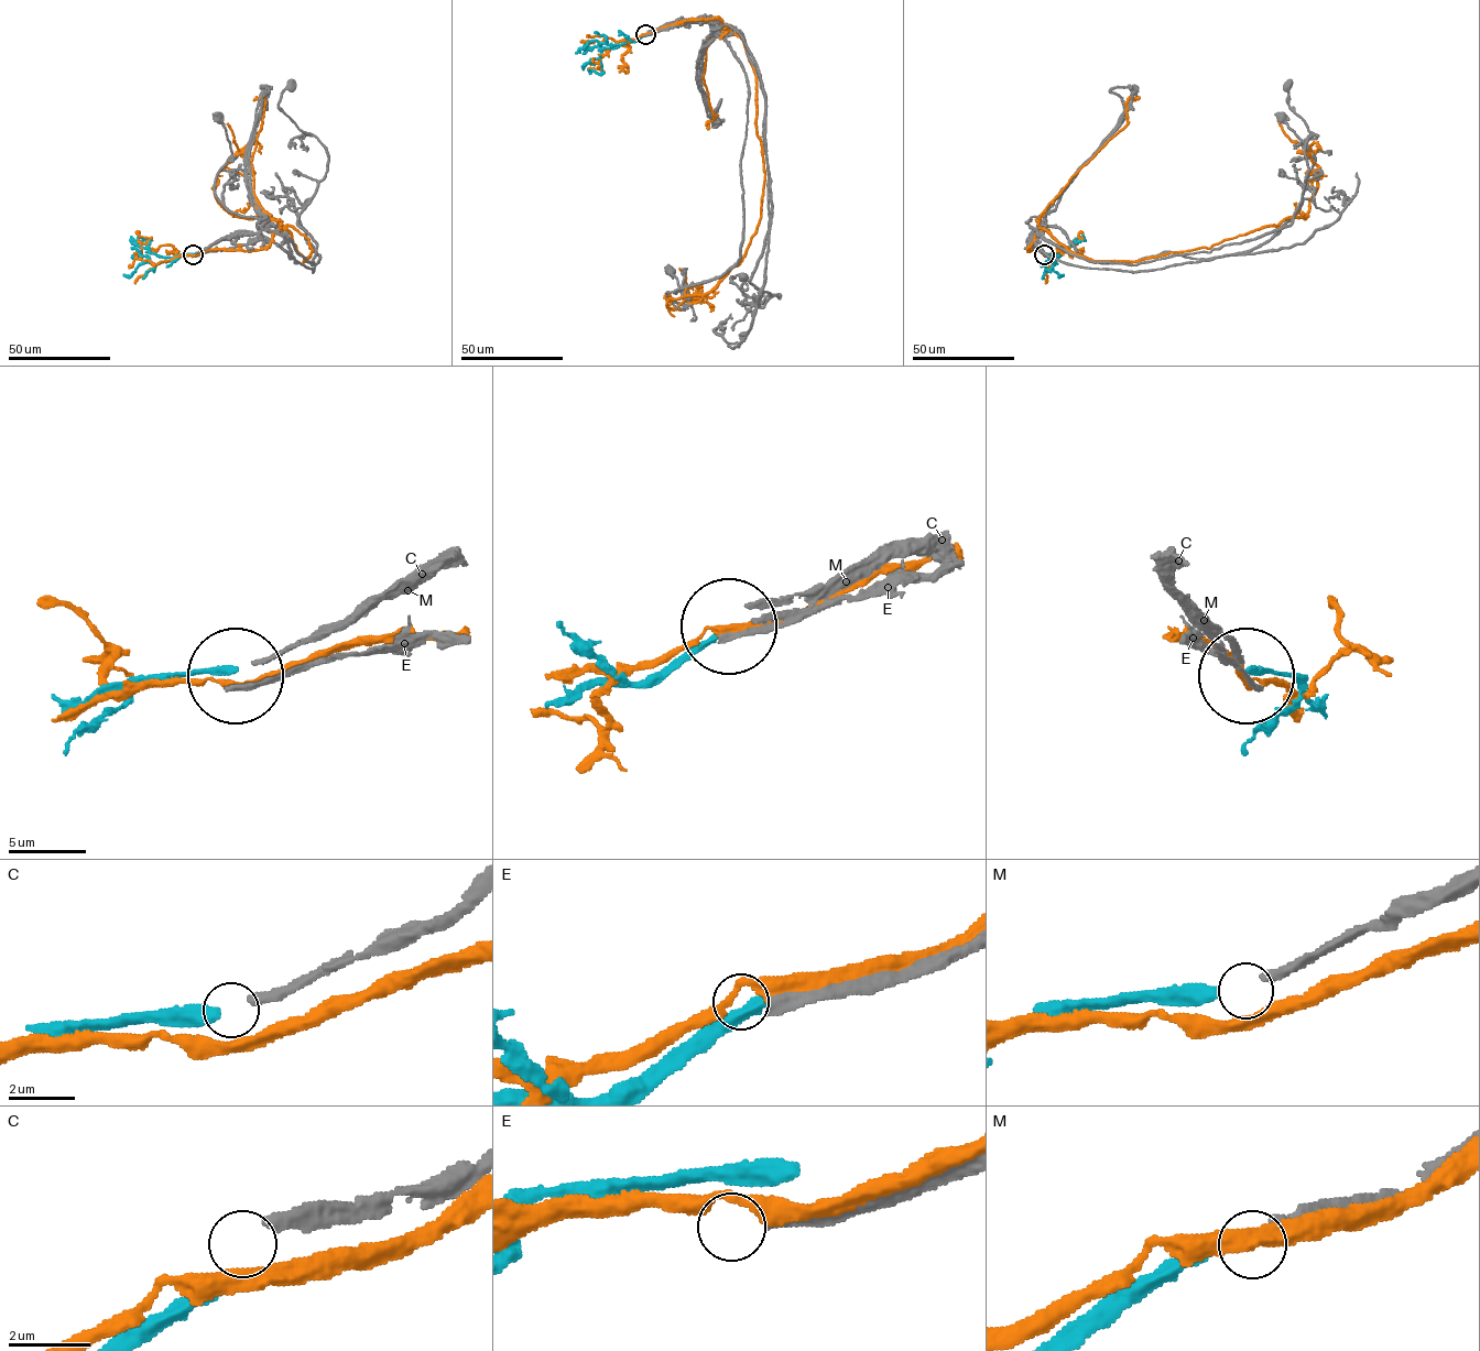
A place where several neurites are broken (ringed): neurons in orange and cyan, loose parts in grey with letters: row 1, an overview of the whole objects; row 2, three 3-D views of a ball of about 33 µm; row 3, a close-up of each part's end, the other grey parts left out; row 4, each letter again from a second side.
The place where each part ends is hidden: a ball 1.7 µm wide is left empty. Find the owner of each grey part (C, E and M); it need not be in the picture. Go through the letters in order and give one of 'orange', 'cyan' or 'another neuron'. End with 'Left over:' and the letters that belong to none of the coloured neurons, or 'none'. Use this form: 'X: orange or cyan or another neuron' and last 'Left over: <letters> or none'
C: another neuron
E: another neuron
M: another neuron
Left over: C, E, M

